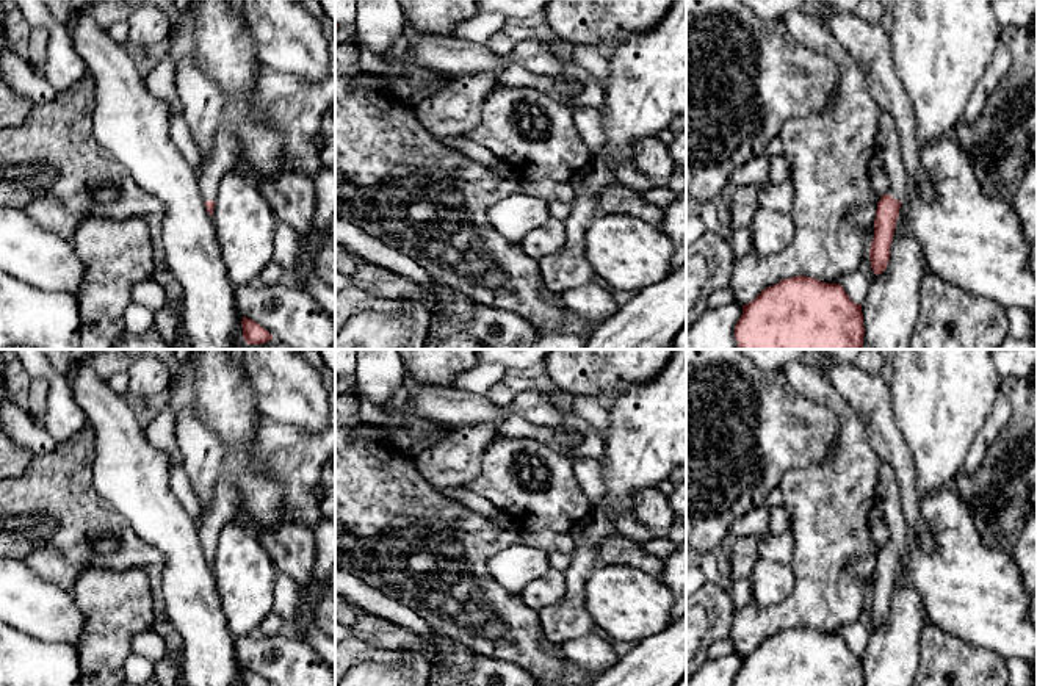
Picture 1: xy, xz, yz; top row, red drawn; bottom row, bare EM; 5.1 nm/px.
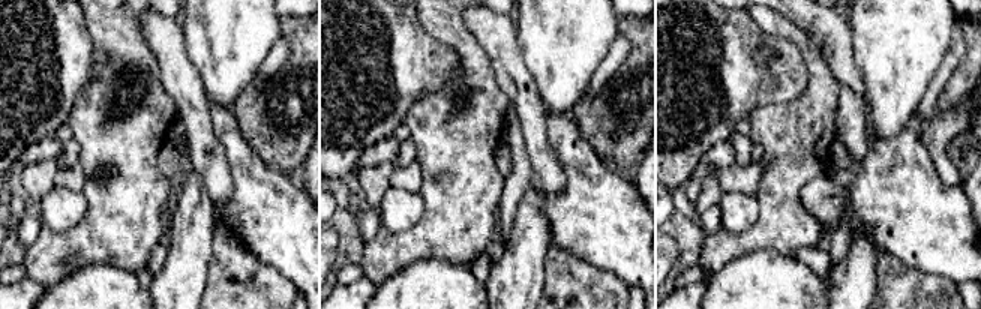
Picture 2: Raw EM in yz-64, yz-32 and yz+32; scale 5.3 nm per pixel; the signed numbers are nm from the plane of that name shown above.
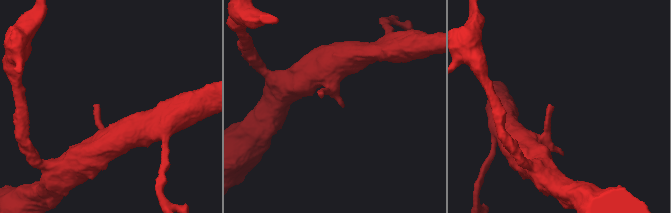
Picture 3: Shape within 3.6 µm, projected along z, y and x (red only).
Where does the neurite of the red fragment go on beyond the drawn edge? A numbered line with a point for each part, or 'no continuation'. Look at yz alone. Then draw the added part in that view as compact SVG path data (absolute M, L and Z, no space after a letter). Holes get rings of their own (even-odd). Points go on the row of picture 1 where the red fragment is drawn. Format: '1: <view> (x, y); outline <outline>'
1: yz (888, 146); outline M882 110L879 119L876 155L883 163L883 168L890 179L890 188L887 194L896 200L902 200L909 191L909 175L901 155L901 141L894 119L885 110Z

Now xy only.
1: xy (223, 157); outline M229 108L222 110L213 147L204 166L197 171L199 188L205 202L218 197L221 179L237 166L240 144L237 125L229 113Z

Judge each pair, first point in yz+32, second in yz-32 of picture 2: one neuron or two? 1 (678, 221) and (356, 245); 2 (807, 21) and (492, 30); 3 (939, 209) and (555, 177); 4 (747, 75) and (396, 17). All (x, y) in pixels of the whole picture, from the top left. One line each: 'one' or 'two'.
1: one
2: one
3: two
4: one

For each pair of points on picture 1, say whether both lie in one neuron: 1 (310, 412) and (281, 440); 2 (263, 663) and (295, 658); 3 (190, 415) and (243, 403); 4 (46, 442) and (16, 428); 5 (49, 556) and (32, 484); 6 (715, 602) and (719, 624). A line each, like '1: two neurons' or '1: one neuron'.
1: two neurons
2: one neuron
3: two neurons
4: one neuron
5: two neurons
6: one neuron

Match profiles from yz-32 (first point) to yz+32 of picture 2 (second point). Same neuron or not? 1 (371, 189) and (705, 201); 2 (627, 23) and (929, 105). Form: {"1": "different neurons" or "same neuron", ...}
{"1": "same neuron", "2": "different neurons"}

